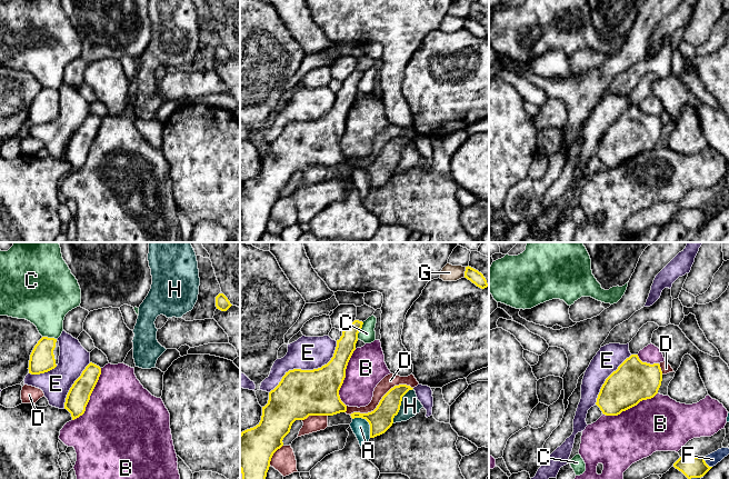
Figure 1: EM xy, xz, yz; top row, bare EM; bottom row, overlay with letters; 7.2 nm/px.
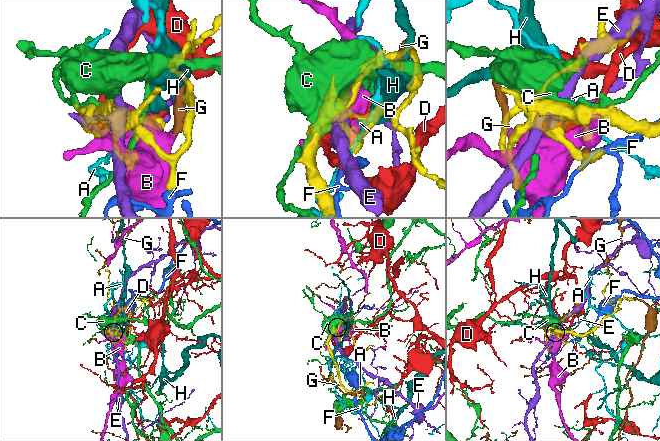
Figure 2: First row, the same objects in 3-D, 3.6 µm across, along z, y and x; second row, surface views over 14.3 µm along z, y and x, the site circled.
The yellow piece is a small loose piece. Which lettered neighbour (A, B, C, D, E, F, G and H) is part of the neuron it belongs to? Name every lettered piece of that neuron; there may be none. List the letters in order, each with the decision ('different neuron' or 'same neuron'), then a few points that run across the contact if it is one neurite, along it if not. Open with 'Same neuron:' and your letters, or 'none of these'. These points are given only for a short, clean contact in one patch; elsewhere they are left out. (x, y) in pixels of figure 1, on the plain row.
Same neuron: none of these
A: different neuron; line xz (352, 169), (363, 169), (368, 173), (370, 188)
B: different neuron
C: different neuron
D: different neuron
E: different neuron
F: different neuron
G: different neuron
H: different neuron; line xz (412, 139), (402, 148), (400, 160), (392, 173)

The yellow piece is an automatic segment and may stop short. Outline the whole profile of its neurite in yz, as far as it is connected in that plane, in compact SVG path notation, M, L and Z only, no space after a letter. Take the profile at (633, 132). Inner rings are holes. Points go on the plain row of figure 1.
M631 106L606 130L596 156L603 166L618 167L640 152L653 149L661 132L659 114L642 113L638 106Z

